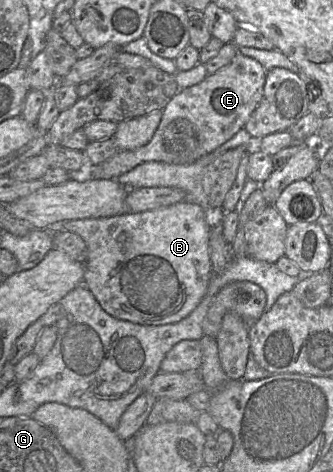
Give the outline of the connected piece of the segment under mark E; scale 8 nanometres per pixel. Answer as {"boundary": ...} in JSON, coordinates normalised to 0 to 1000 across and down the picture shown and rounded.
{"boundary":[[[721,110],[679,140],[625,157],[601,176],[541,189],[486,233],[486,248],[453,297],[405,318],[354,320],[294,350],[264,350],[261,373],[351,379],[408,352],[471,341],[571,347],[643,320],[727,273],[793,199],[802,150],[766,125]]]}

